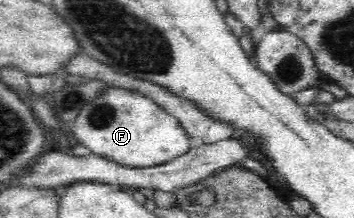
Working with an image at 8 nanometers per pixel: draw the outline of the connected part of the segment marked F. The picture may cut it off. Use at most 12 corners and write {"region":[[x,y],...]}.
{"region":[[136,91],[82,106],[73,136],[123,166],[189,150],[181,123]]}

